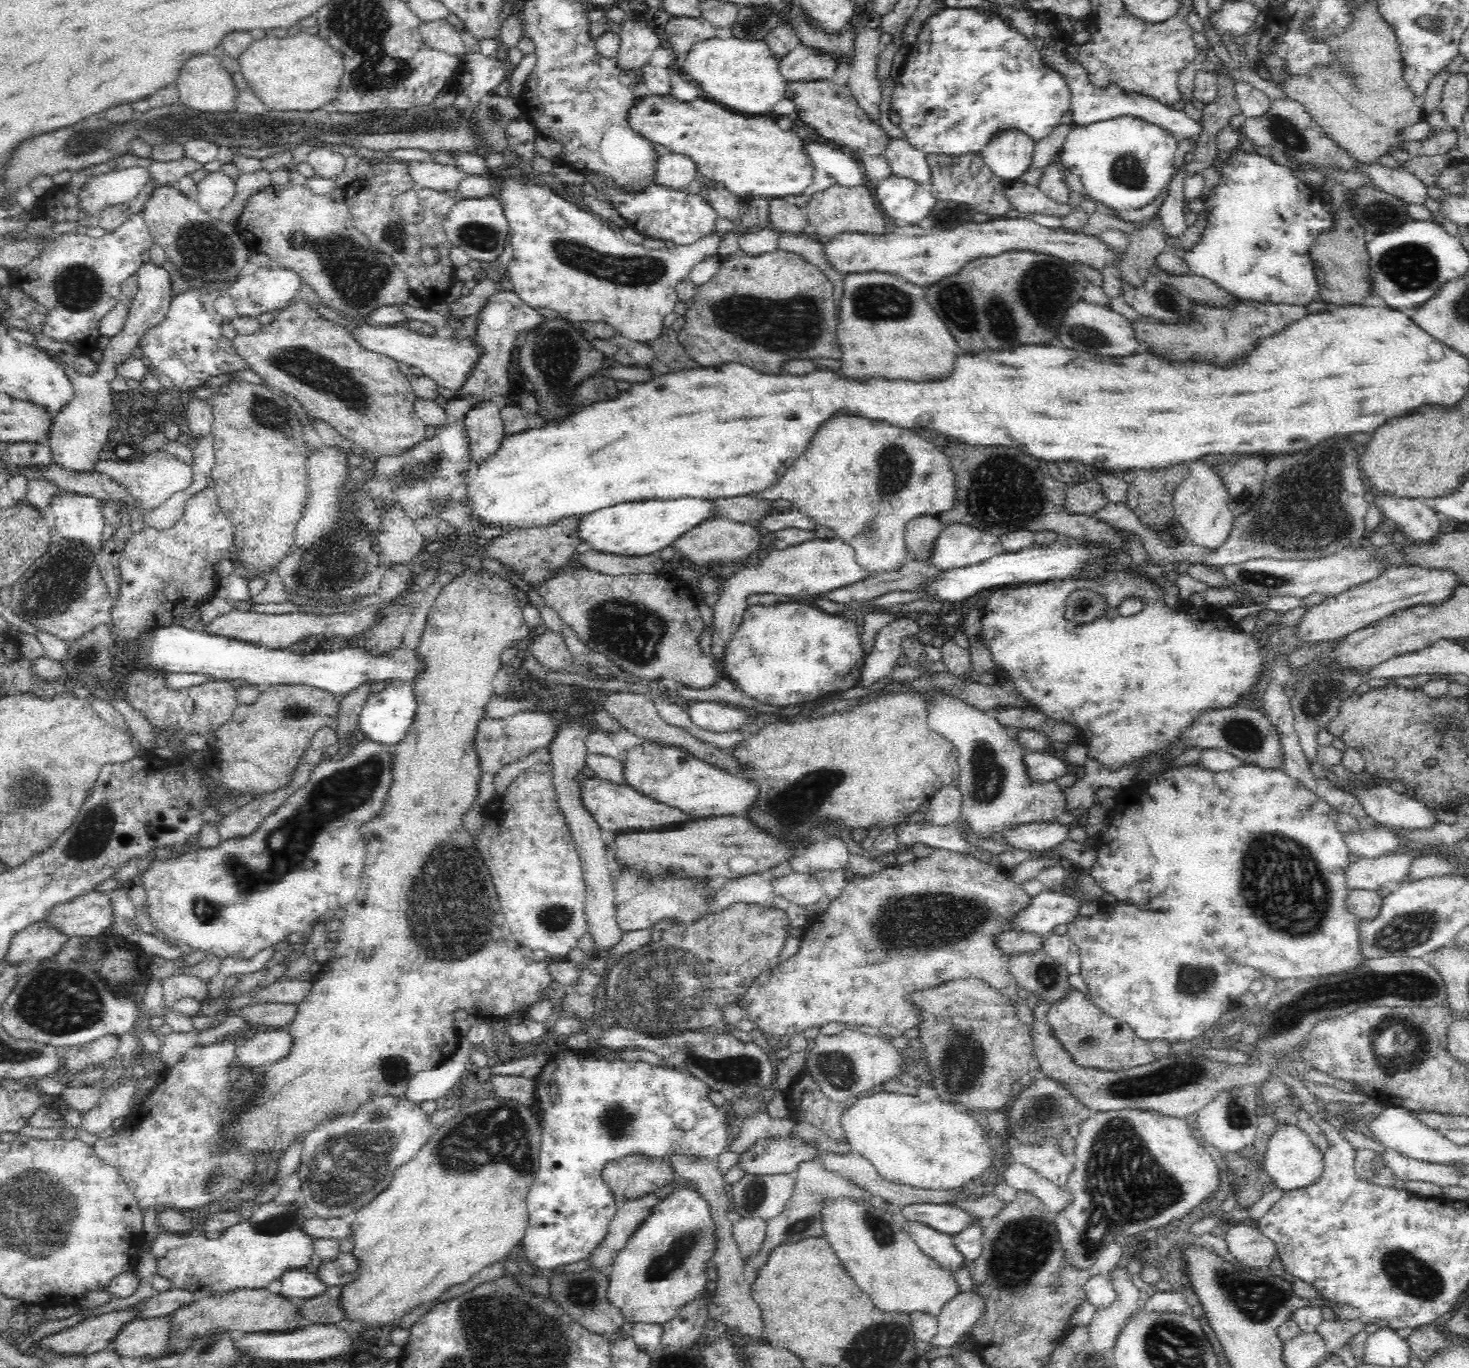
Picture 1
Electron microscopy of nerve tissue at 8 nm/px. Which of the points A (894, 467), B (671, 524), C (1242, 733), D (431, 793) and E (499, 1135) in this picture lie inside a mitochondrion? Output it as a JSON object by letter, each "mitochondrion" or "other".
{"A":"mitochondrion","B":"other","C":"mitochondrion","D":"other","E":"mitochondrion"}

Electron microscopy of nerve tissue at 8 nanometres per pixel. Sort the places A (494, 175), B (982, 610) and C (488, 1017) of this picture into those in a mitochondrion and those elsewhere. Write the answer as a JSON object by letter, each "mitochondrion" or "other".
{"A":"other","B":"other","C":"other"}

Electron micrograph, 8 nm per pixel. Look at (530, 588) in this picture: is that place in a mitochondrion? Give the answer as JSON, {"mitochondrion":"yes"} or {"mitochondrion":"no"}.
{"mitochondrion":"no"}

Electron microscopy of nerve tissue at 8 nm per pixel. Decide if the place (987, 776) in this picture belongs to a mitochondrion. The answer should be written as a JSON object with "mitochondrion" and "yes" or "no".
{"mitochondrion":"yes"}

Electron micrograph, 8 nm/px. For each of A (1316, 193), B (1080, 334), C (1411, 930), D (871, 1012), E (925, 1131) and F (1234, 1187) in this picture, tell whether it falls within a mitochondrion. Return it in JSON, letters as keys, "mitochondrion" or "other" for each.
{"A":"other","B":"mitochondrion","C":"mitochondrion","D":"other","E":"other","F":"other"}

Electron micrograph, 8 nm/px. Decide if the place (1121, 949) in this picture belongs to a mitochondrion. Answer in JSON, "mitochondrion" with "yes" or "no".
{"mitochondrion":"no"}

